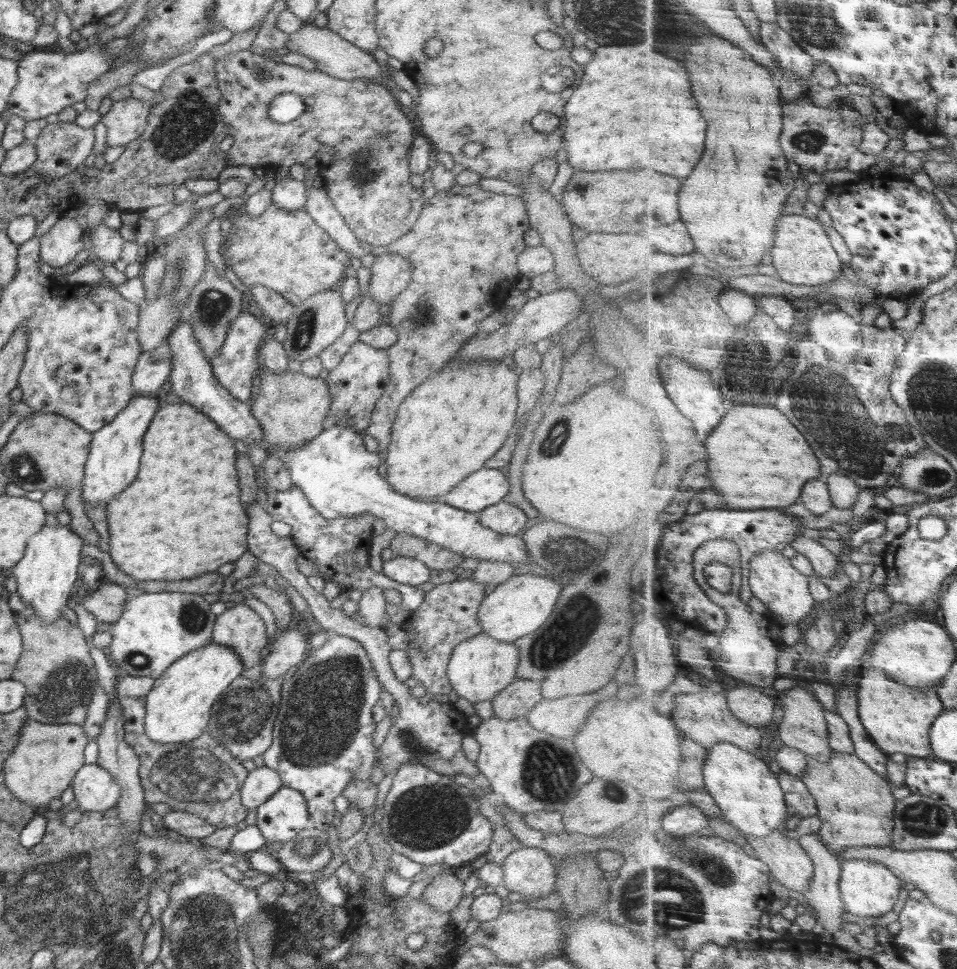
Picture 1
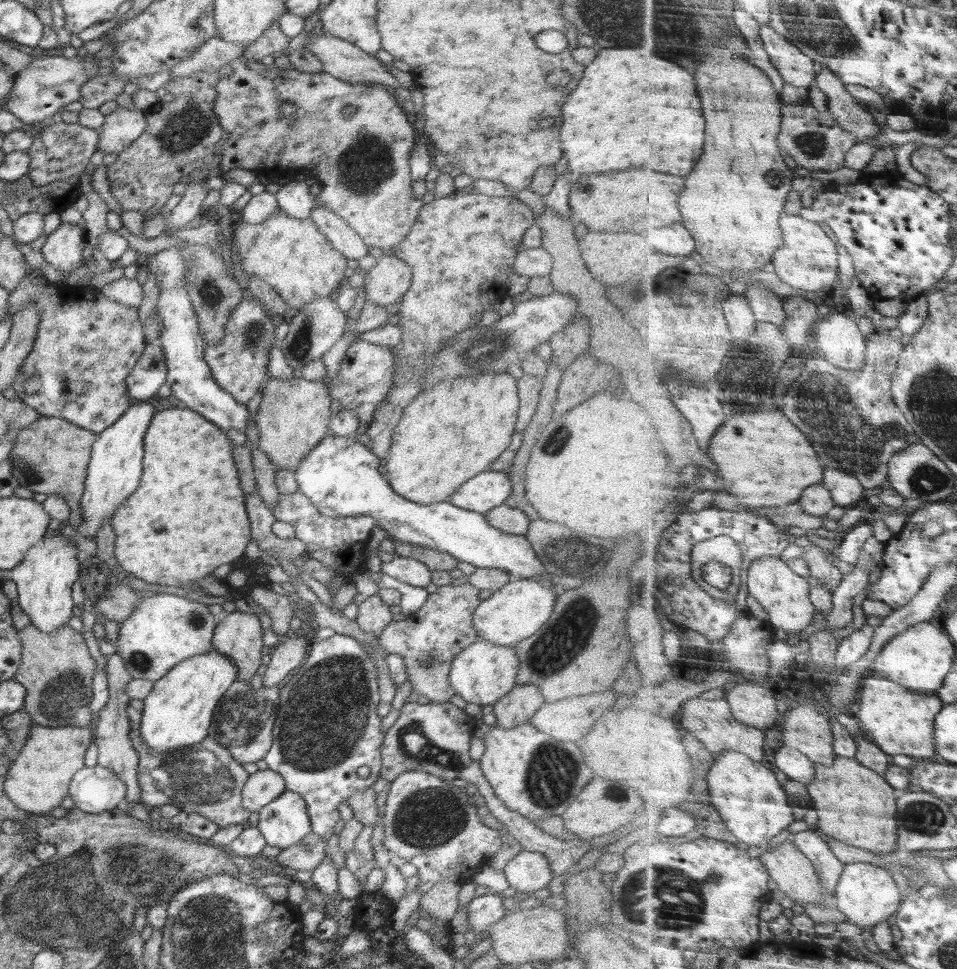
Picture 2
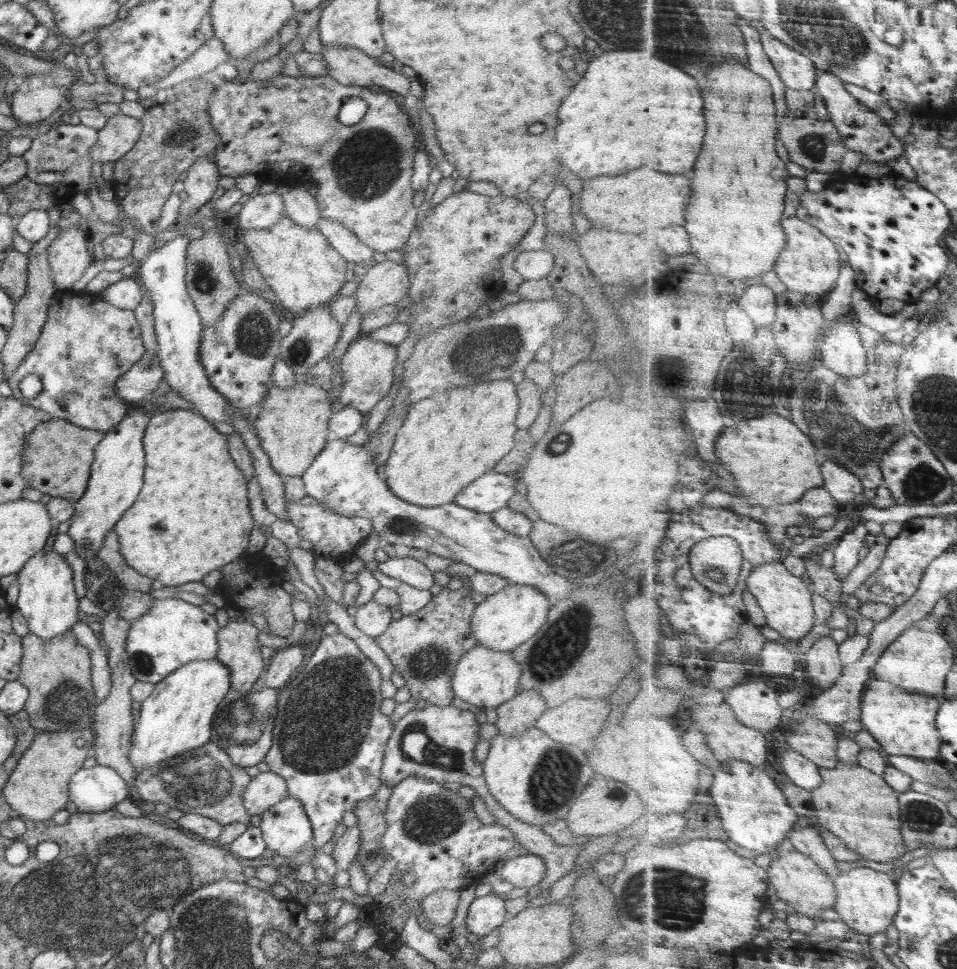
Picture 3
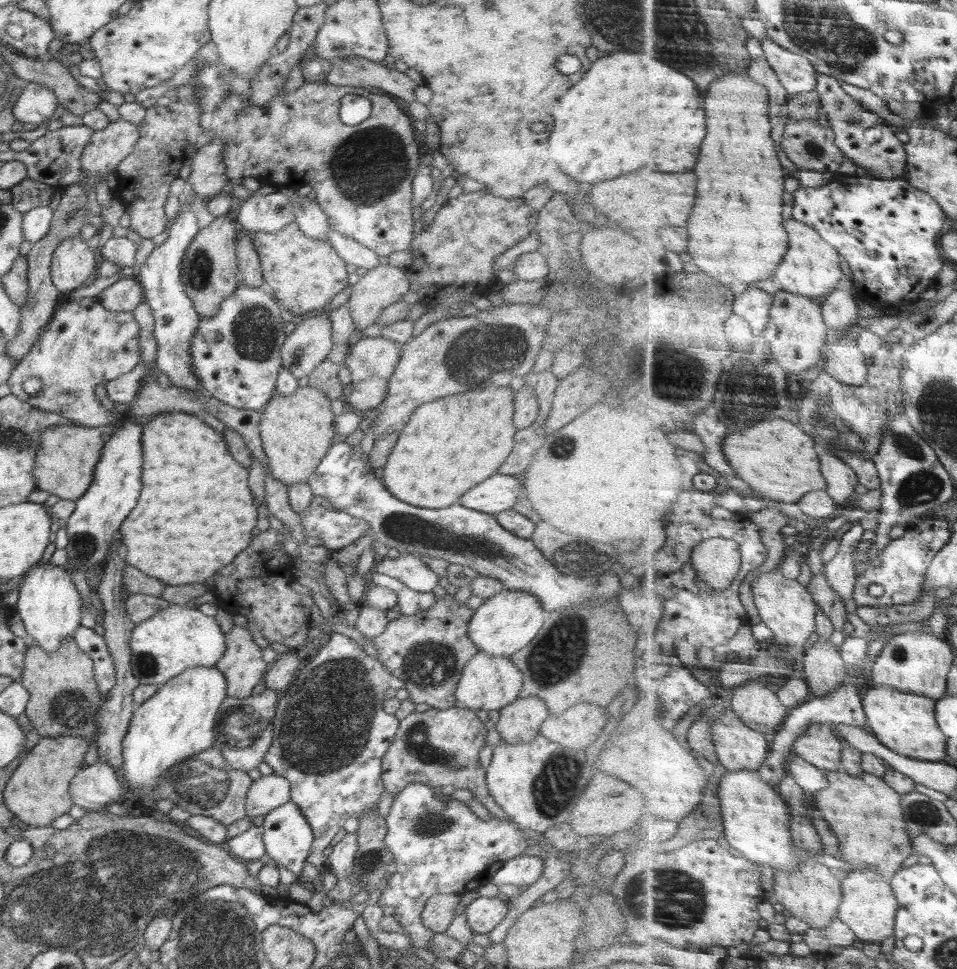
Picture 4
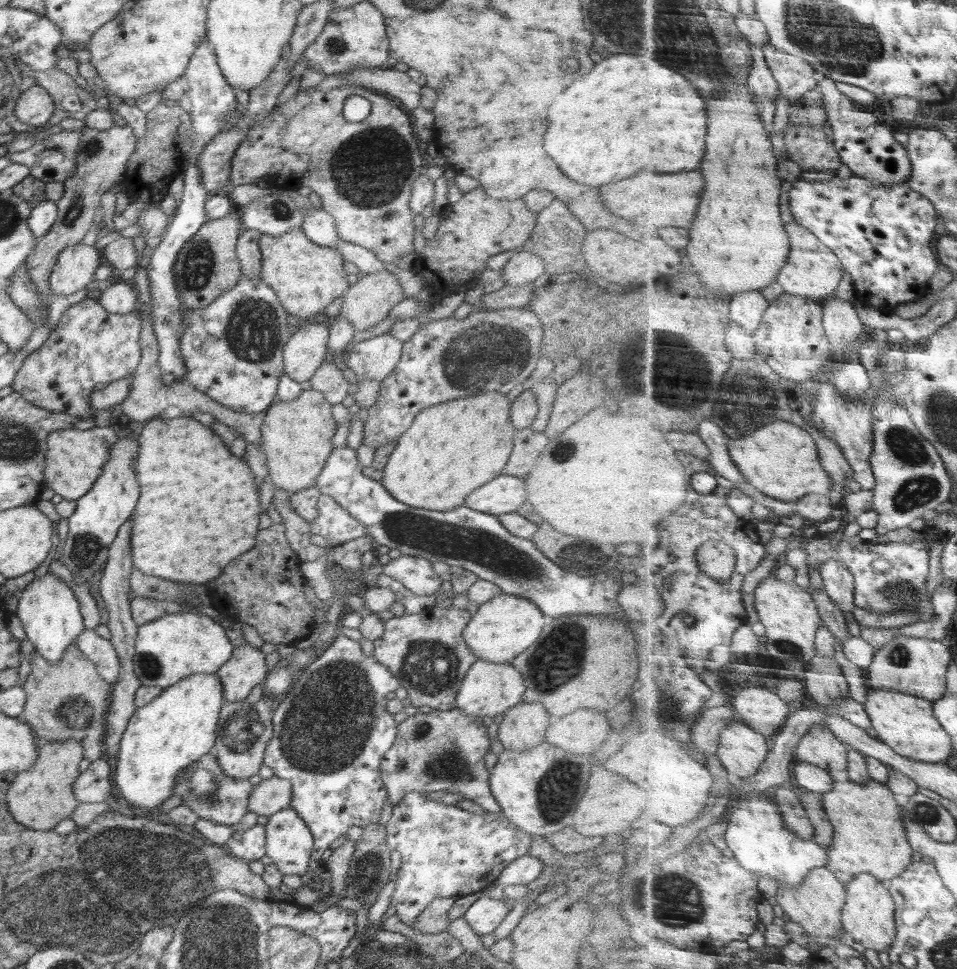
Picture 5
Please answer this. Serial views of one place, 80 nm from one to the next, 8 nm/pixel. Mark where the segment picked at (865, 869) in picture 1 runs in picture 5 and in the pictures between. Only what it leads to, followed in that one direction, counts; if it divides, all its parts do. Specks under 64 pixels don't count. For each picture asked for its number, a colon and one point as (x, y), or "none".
2: (867, 894)
3: (870, 900)
4: (870, 907)
5: (870, 916)

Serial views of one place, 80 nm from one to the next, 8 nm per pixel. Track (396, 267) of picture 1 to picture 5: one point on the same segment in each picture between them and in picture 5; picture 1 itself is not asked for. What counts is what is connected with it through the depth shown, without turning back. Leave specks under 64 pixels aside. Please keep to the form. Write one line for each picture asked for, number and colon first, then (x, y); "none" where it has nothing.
2: (385, 283)
3: (385, 284)
4: (385, 285)
5: (366, 303)

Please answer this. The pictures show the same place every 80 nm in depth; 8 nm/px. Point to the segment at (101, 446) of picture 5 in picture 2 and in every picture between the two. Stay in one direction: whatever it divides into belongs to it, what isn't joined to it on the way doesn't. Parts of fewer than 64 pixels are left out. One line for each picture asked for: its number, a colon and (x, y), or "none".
2: (51, 455)
3: (58, 454)
4: (64, 465)

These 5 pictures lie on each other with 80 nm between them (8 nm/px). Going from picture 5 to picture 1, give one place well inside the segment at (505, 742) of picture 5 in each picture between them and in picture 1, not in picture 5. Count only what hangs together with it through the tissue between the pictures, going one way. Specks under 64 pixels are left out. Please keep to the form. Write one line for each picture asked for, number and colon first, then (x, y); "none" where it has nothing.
1: (516, 700)
2: (518, 706)
3: (515, 716)
4: (520, 721)

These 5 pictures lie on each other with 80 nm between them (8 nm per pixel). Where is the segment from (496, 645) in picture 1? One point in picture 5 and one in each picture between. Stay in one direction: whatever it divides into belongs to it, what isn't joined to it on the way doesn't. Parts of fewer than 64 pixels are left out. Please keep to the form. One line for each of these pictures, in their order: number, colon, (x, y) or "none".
2: (481, 673)
3: (483, 677)
4: (486, 683)
5: (488, 689)

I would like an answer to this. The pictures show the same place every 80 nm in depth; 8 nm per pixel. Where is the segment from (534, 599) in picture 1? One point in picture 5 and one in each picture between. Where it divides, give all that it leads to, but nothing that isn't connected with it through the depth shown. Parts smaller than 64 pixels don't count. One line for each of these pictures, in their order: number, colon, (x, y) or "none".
2: (517, 610)
3: (504, 620)
4: (506, 622)
5: (504, 626)

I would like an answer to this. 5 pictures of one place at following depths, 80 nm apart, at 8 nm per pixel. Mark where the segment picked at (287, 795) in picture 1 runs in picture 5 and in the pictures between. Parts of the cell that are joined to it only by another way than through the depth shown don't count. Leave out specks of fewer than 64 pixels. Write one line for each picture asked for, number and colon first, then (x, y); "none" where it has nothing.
2: (284, 822)
3: (286, 829)
4: (288, 838)
5: (289, 843)

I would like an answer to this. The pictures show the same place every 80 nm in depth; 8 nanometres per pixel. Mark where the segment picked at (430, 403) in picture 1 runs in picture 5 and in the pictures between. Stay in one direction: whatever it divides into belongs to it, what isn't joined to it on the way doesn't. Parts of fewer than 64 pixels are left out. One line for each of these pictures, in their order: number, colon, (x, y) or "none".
2: (454, 429)
3: (445, 442)
4: (448, 445)
5: (450, 449)

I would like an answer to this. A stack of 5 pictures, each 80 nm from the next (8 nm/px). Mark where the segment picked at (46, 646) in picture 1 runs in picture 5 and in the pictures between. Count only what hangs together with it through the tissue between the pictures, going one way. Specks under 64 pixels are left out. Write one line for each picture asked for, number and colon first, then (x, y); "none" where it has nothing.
2: (56, 669)
3: (57, 672)
4: (64, 698)
5: (65, 700)

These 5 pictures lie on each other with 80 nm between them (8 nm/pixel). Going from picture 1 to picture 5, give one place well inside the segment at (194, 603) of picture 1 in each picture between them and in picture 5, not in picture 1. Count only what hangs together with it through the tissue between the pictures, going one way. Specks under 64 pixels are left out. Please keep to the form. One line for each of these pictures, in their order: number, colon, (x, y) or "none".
2: (162, 630)
3: (173, 632)
4: (175, 638)
5: (167, 649)

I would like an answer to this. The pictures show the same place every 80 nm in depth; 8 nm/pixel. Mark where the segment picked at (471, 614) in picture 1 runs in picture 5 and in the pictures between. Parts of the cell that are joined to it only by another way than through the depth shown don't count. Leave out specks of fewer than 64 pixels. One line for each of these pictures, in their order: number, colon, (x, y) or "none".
2: (428, 640)
3: (425, 647)
4: (427, 651)
5: (426, 652)

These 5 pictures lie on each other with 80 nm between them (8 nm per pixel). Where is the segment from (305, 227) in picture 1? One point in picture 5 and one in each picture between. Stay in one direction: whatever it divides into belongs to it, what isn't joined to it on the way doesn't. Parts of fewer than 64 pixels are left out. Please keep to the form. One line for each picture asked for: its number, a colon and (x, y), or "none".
2: (291, 254)
3: (300, 265)
4: (306, 274)
5: (307, 277)

